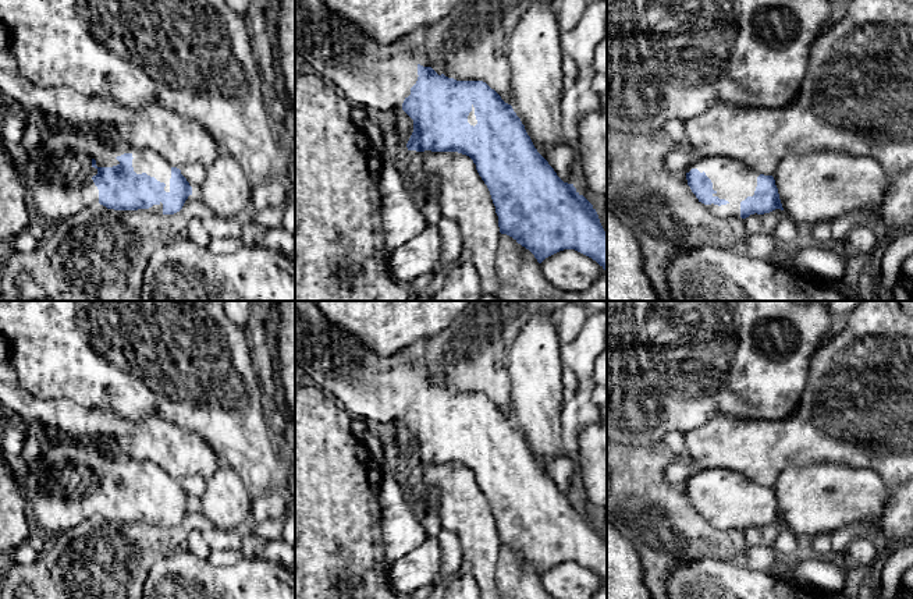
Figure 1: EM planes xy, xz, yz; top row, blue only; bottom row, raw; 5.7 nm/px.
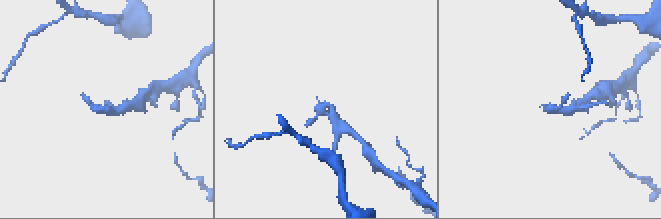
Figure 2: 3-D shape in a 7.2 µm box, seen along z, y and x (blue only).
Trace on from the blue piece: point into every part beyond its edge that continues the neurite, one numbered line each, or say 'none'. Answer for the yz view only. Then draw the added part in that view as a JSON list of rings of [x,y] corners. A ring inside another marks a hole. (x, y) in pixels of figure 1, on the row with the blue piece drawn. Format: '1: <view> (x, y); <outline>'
1: yz (734, 181); [[[692,157],[686,173],[697,169],[713,182],[713,196],[725,199],[727,205],[704,205],[710,213],[718,217],[740,217],[740,202],[753,196],[757,187],[759,171],[749,169],[745,163],[729,157]]]

